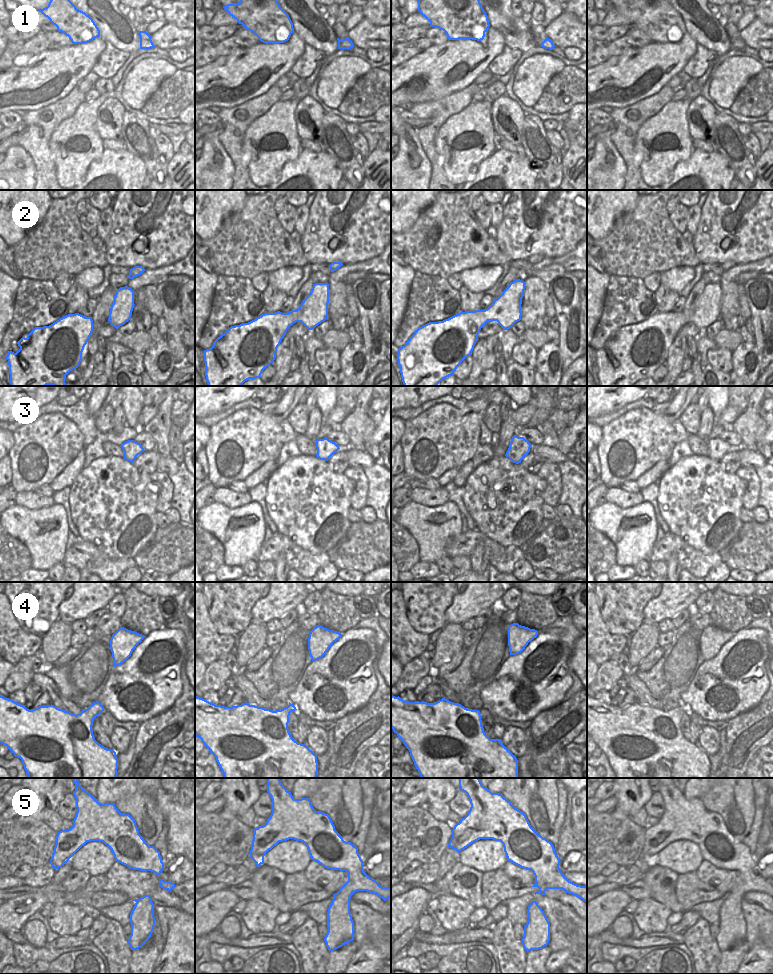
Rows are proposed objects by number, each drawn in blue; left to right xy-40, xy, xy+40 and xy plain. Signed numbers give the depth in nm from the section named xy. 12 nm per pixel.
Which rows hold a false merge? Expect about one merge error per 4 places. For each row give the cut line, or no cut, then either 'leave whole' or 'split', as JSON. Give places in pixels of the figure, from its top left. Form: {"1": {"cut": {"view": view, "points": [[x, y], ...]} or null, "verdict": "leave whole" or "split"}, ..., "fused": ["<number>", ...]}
{"1": {"cut": null, "verdict": "leave whole"}, "2": {"cut": null, "verdict": "leave whole"}, "3": {"cut": null, "verdict": "leave whole"}, "4": {"cut": null, "verdict": "leave whole"}, "5": {"cut": null, "verdict": "leave whole"}, "fused": []}

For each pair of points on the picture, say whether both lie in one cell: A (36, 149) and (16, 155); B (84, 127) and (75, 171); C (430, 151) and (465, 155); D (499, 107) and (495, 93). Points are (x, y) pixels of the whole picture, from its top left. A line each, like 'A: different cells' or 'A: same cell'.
A: different cells
B: same cell
C: different cells
D: different cells

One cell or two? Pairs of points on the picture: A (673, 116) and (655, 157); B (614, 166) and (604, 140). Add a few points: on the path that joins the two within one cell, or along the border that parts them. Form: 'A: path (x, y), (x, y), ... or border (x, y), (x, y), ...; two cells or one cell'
A: path (674, 131), (681, 139), (683, 149), (670, 151); one cell
B: path (608, 160), (604, 146); one cell

